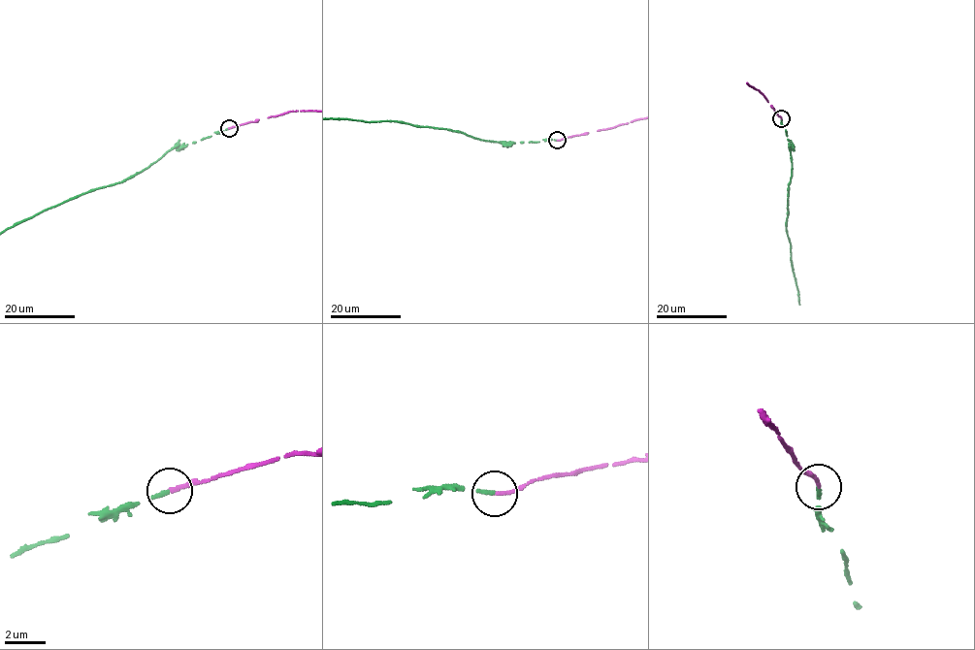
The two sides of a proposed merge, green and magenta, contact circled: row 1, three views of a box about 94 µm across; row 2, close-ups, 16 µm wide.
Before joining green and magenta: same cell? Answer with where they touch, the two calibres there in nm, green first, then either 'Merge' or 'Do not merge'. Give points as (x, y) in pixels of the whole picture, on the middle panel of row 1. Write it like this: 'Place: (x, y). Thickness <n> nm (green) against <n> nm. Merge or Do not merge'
Place: (557, 140). Thickness 170 nm (green) against 190 nm. Merge

